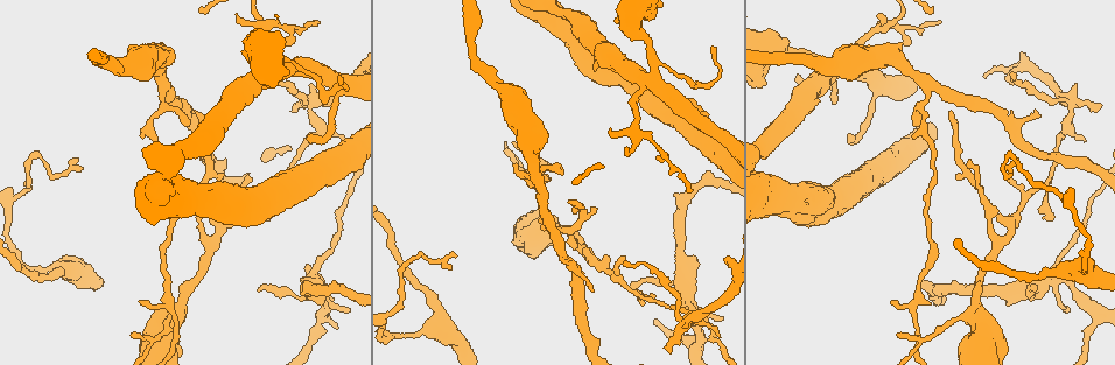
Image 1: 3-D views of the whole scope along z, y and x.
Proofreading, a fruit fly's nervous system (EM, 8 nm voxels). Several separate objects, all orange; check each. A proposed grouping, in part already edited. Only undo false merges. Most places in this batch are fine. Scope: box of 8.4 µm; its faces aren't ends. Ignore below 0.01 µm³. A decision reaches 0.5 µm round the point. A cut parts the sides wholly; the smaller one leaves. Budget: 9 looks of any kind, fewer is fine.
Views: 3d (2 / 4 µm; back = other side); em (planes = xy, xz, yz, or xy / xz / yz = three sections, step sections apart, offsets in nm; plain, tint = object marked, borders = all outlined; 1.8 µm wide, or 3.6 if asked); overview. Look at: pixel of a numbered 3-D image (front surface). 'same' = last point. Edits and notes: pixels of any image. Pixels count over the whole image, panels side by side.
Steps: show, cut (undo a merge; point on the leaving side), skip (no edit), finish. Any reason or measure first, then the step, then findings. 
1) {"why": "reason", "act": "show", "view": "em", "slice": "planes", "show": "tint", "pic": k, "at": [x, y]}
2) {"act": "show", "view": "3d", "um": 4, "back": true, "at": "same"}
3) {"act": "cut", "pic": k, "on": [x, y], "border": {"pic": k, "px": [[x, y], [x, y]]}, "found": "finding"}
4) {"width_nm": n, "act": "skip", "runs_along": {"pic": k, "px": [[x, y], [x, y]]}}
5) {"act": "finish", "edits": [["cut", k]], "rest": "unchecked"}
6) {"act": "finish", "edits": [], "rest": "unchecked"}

{"why": "sharp bend", "act": "show", "view": "em", "slice": "xy", "step": 8, "show": "tint", "pic": 1, "at": [409, 260]}

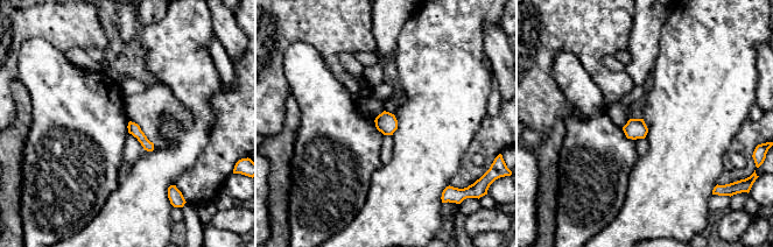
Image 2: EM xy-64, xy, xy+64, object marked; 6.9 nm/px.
{"act": "show", "view": "em", "slice": "planes", "show": "tint", "at": "same"}

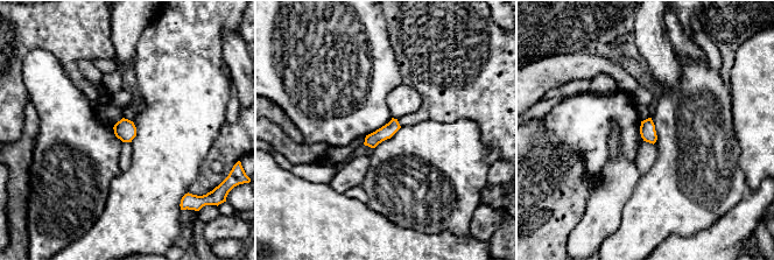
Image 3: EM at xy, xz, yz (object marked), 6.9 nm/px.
{"act": "skip", "found": "all the same neuron"}

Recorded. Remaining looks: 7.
{"why": "thick turns thin", "act": "show", "view": "em", "slice": "yz", "step": 8, "show": "tint", "pic": 1, "at": [442, 326]}

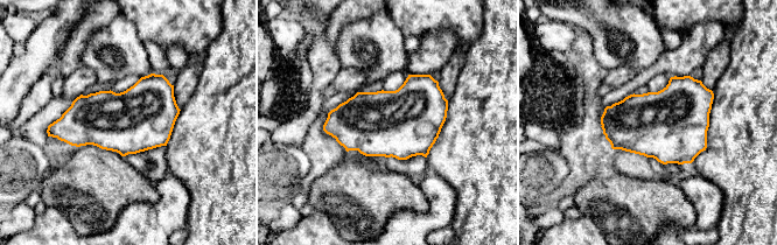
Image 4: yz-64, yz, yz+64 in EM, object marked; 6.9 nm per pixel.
{"act": "show", "view": "em", "slice": "planes", "show": "tint", "at": "same"}

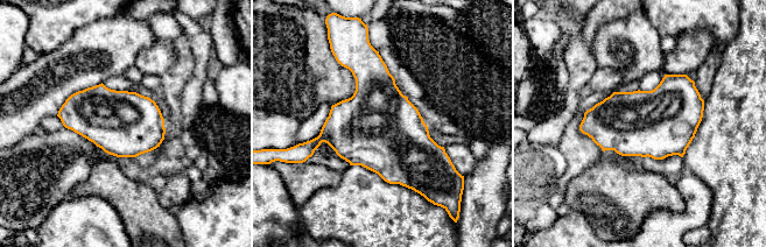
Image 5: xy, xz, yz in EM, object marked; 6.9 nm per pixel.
{"act": "skip", "found": "all the same neuron"}

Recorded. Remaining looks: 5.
{"why": "thick turns thin", "act": "show", "view": "3d", "um": 2, "pic": 1, "at": [924, 86]}

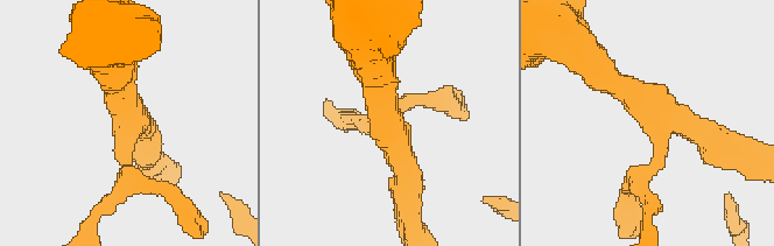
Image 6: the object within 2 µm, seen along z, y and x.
{"arms": 4, "act": "show", "view": "em", "um": 3.6, "slice": "planes", "show": "tint", "pic": 6, "at": [653, 114]}

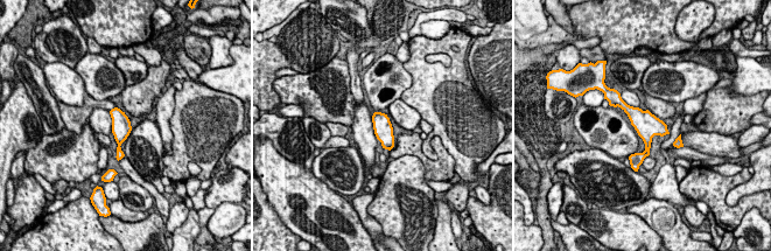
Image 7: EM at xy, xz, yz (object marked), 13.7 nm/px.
{"act": "skip", "found": "continuous, no second neuron"}

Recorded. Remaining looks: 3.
{"why": "two arms in line, one across", "act": "show", "view": "em", "slice": "planes", "show": "tint", "pic": 1, "at": [335, 79]}

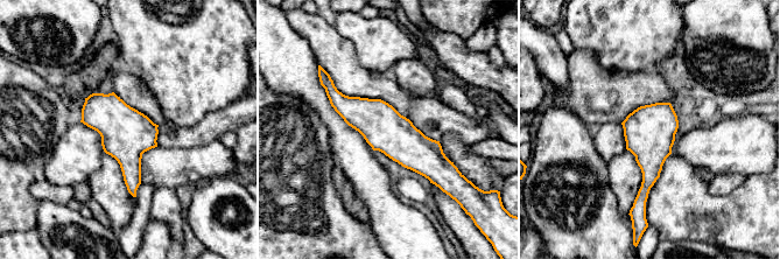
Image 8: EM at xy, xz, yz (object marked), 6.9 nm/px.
{"act": "skip", "found": "continuous, no second neuron"}

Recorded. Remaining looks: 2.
{"act": "finish", "edits": [], "rest": "unchecked"}

